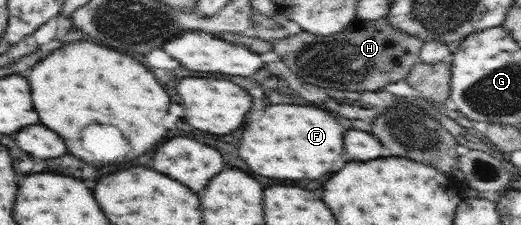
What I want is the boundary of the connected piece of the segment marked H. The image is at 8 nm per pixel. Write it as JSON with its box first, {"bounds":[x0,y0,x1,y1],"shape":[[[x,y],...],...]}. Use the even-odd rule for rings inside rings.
{"bounds":[273,17,423,92],"shape":[[[382,17],[379,19],[356,18],[344,30],[320,36],[302,30],[273,43],[273,53],[292,68],[308,84],[314,78],[324,78],[324,88],[338,88],[340,91],[364,92],[382,89],[388,82],[406,78],[419,61],[423,40],[402,32]]]}

